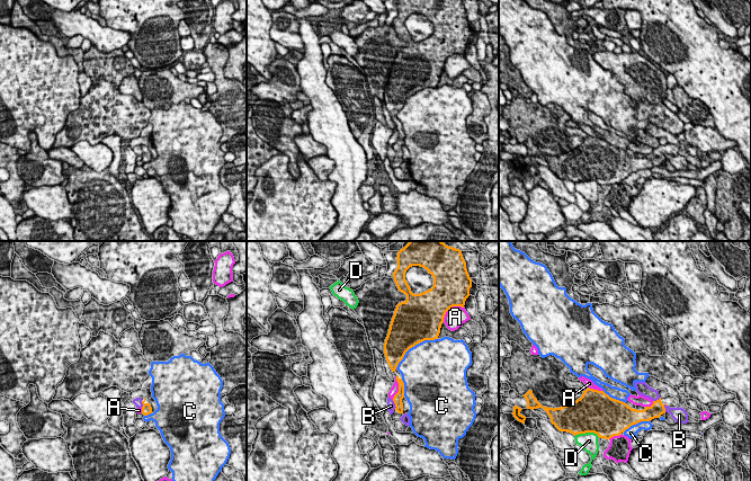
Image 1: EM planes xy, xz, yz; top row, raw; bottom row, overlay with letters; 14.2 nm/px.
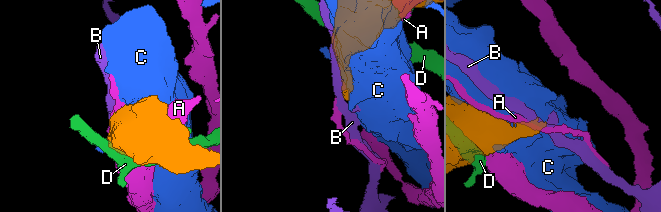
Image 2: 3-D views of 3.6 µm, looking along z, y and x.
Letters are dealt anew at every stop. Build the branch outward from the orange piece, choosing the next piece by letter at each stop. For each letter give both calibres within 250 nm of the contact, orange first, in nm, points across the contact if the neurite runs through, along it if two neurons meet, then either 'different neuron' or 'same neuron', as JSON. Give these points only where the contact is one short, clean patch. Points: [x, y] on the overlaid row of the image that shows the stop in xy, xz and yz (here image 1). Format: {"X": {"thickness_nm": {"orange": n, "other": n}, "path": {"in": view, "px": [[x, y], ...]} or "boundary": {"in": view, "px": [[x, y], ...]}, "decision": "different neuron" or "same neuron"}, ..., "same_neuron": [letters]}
{"A": {"thickness_nm": {"orange": 460, "other": 300}, "decision": "different neuron"}, "B": {"thickness_nm": {"orange": 130, "other": 130}, "boundary": {"in": "xz", "px": [[392, 400], [395, 409]]}, "decision": "different neuron"}, "C": {"thickness_nm": {"orange": 480, "other": 500}, "decision": "different neuron"}, "D": {"thickness_nm": {"orange": 500, "other": 260}, "decision": "different neuron"}, "same_neuron": []}

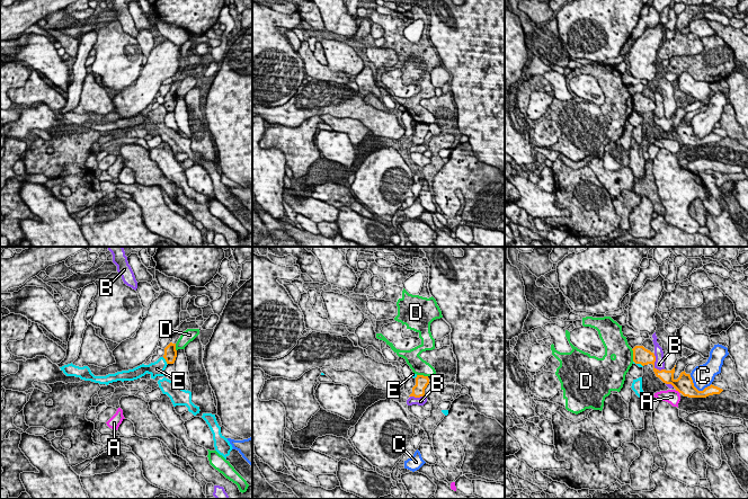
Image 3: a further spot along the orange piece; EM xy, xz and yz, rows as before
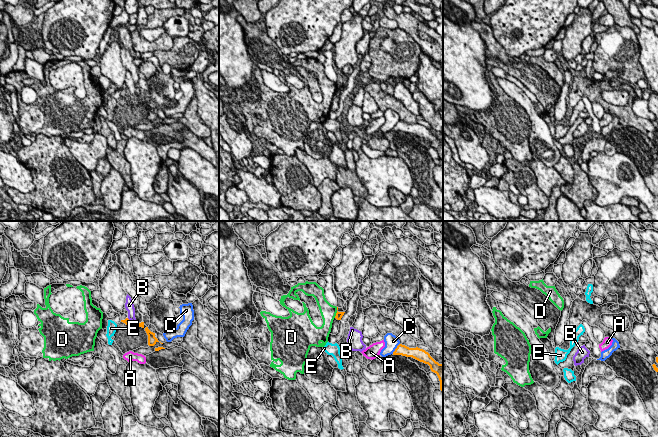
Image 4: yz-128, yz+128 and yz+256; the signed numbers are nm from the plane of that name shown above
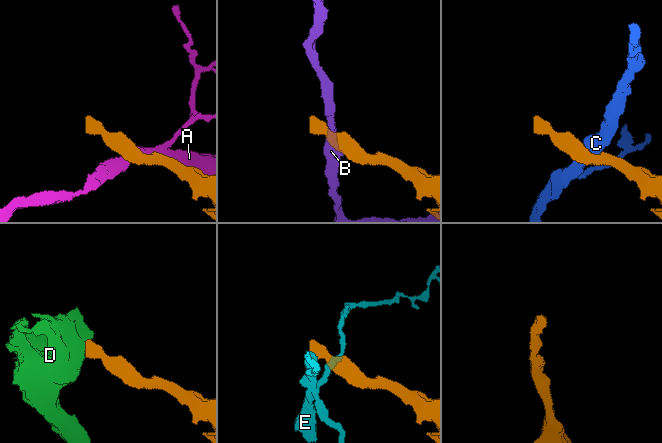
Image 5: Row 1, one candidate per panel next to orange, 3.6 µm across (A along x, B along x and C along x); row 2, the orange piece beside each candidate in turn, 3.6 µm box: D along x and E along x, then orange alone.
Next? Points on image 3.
{"A": {"thickness_nm": {"orange": 260, "other": 200}, "boundary": {"in": "yz", "px": [[675, 390], [679, 393]]}, "decision": "different neuron"}, "B": {"thickness_nm": {"orange": 240, "other": 160}, "decision": "different neuron"}, "C": {"thickness_nm": {"orange": 260, "other": 320}, "decision": "different neuron"}, "D": {"thickness_nm": {"orange": 240, "other": 280}, "boundary": {"in": "yz", "px": [[631, 349], [633, 361]]}, "decision": "different neuron"}, "E": {"thickness_nm": {"orange": 190, "other": 220}, "boundary": {"in": "xy", "px": [[162, 357], [167, 364]]}, "decision": "different neuron"}, "same_neuron": []}

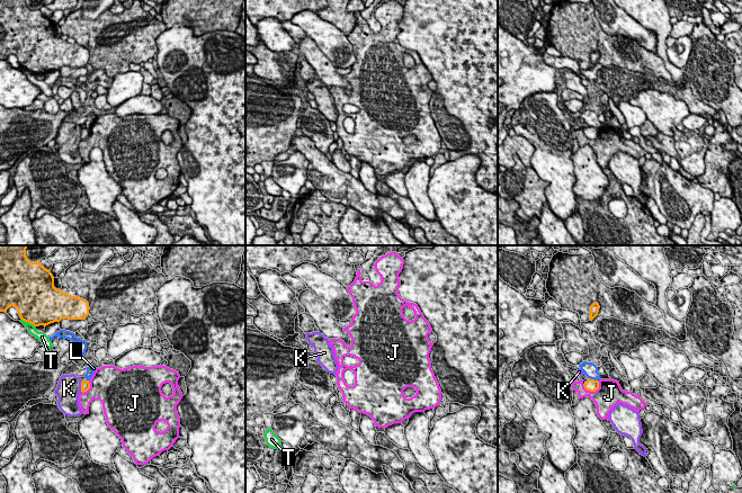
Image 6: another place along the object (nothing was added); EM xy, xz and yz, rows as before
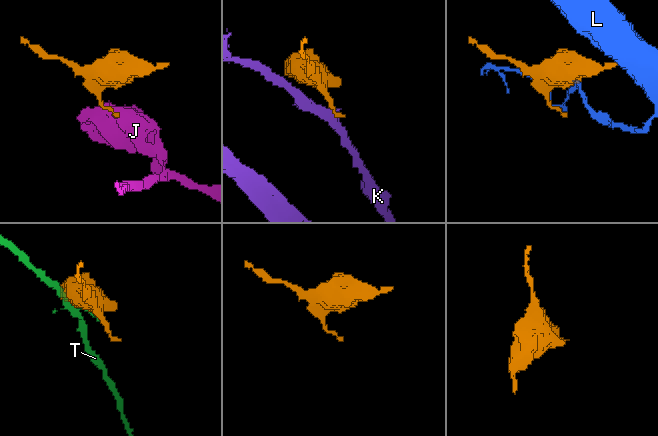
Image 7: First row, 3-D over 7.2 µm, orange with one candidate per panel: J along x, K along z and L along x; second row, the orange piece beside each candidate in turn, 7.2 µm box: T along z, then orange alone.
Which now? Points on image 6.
{"J": {"thickness_nm": {"orange": 170, "other": 360}, "boundary": {"in": "yz", "px": [[599, 382], [599, 386], [595, 391], [588, 391], [583, 385]]}, "decision": "different neuron"}, "K": {"thickness_nm": {"orange": 130, "other": 340}, "boundary": {"in": "xy", "px": [[82, 381], [81, 392]]}, "decision": "different neuron"}, "L": {"thickness_nm": {"orange": 170, "other": 200}, "decision": "different neuron"}, "T": {"thickness_nm": {"orange": 500, "other": 120}, "decision": "different neuron"}, "same_neuron": []}

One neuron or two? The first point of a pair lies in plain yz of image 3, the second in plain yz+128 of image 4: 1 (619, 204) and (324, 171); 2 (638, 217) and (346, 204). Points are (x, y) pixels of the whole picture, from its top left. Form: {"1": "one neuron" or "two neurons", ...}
{"1": "two neurons", "2": "one neuron"}

